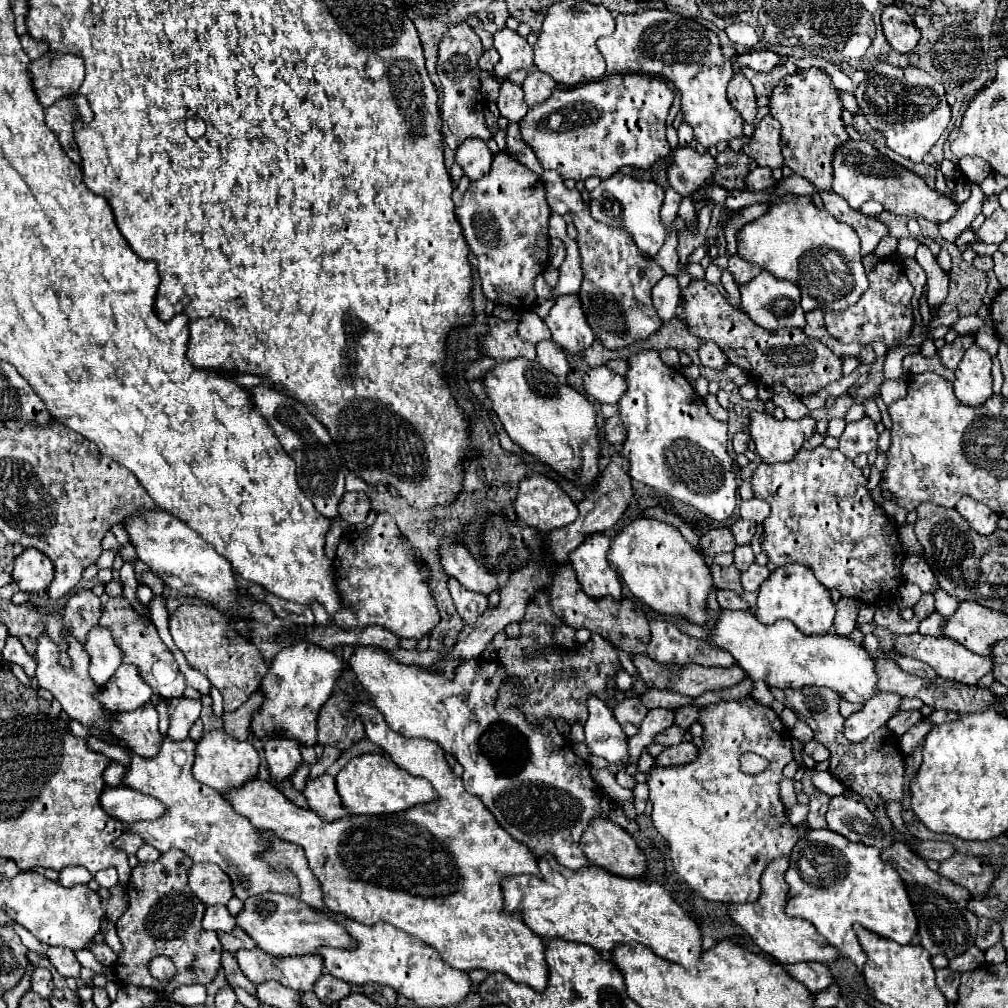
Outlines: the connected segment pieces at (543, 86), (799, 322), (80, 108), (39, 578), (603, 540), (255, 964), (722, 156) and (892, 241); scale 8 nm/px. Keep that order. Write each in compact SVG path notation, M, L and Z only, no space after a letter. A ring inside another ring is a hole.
M532 69L526 77L526 81L522 83L522 89L524 89L524 101L528 107L534 107L538 103L544 103L552 91L554 91L556 83L550 75L538 71L538 69Z
M762 271L750 283L740 285L740 293L742 293L742 305L740 305L742 311L746 311L754 323L758 323L760 327L764 327L768 331L774 331L780 327L800 327L802 329L806 325L804 311L800 307L800 291L790 281L776 279L768 271ZM776 305L780 307L778 311L776 311Z
M62 97L58 99L58 103L50 105L46 109L46 115L44 115L44 121L46 125L54 131L54 135L58 137L62 149L66 151L66 155L80 165L80 153L78 149L74 147L74 139L72 139L72 125L74 125L74 117L76 113L80 113L84 117L86 123L90 123L92 119L92 111L88 107L88 101L86 97Z
M26 549L16 557L12 577L20 591L44 591L54 579L54 565L38 549Z
M590 535L582 545L570 553L570 563L578 575L578 583L584 593L594 599L612 597L622 599L622 583L616 569L608 563L606 553L610 549L608 535Z
M242 949L236 953L236 959L242 973L254 985L274 979L294 991L312 991L324 967L322 955L274 959L272 955L266 955L264 951L258 951L258 949L252 949L252 951Z
M730 147L724 151L724 153L718 153L716 157L716 163L718 163L718 171L714 175L714 181L720 185L720 187L726 187L726 189L738 189L738 191L744 191L746 189L746 175L758 167L752 159L748 159L742 151L736 153L732 151Z
M886 235L886 237L878 243L878 247L874 249L874 253L880 255L880 257L890 257L890 255L896 251L896 245L898 245L898 239L892 237L892 235Z

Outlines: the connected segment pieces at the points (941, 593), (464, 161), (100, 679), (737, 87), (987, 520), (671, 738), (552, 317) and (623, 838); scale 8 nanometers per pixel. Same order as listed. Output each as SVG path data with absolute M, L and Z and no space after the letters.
M938 588L934 594L935 609L944 617L951 616L960 603L956 597L948 595L942 588Z
M472 137L472 139L466 139L466 143L462 143L456 149L456 163L474 181L474 179L484 177L490 171L492 151L488 149L486 141Z
M92 627L90 635L84 641L84 649L90 655L88 673L96 685L104 685L110 681L114 671L122 663L122 655L118 645L114 643L110 631L106 627Z
M738 71L728 83L728 101L742 115L744 123L752 123L756 117L756 97L750 81Z
M962 497L956 505L956 511L970 523L972 529L976 529L980 535L990 535L996 529L998 515L990 511L984 503L978 503L976 499Z
M672 725L670 729L666 729L666 731L658 733L658 735L654 737L654 741L656 741L656 743L660 743L660 745L664 745L664 747L670 747L670 745L680 743L680 741L682 741L682 737L684 737L684 729L680 729L680 727Z
M558 295L544 323L552 331L552 341L568 353L582 353L594 341L578 295Z
M594 819L594 823L584 831L584 835L580 839L580 849L586 853L586 857L590 859L592 865L610 871L612 875L636 879L636 877L644 877L648 871L646 855L640 851L636 841L620 825L616 825L612 821Z

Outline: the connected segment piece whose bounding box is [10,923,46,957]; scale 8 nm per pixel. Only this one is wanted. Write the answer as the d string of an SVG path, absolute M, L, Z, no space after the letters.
M10 923L10 927L14 927L14 931L20 935L20 939L24 941L24 945L28 947L28 949L32 949L32 951L36 951L36 953L40 953L42 957L46 957L46 947L28 931L28 929L24 929L24 927L20 927L18 923Z

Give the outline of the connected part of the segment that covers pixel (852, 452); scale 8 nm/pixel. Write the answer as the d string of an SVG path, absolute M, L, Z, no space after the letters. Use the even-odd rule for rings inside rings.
M864 417L860 421L846 425L838 449L846 457L854 459L860 453L870 453L872 449L876 449L876 441L878 441L878 431L874 421L870 417Z

